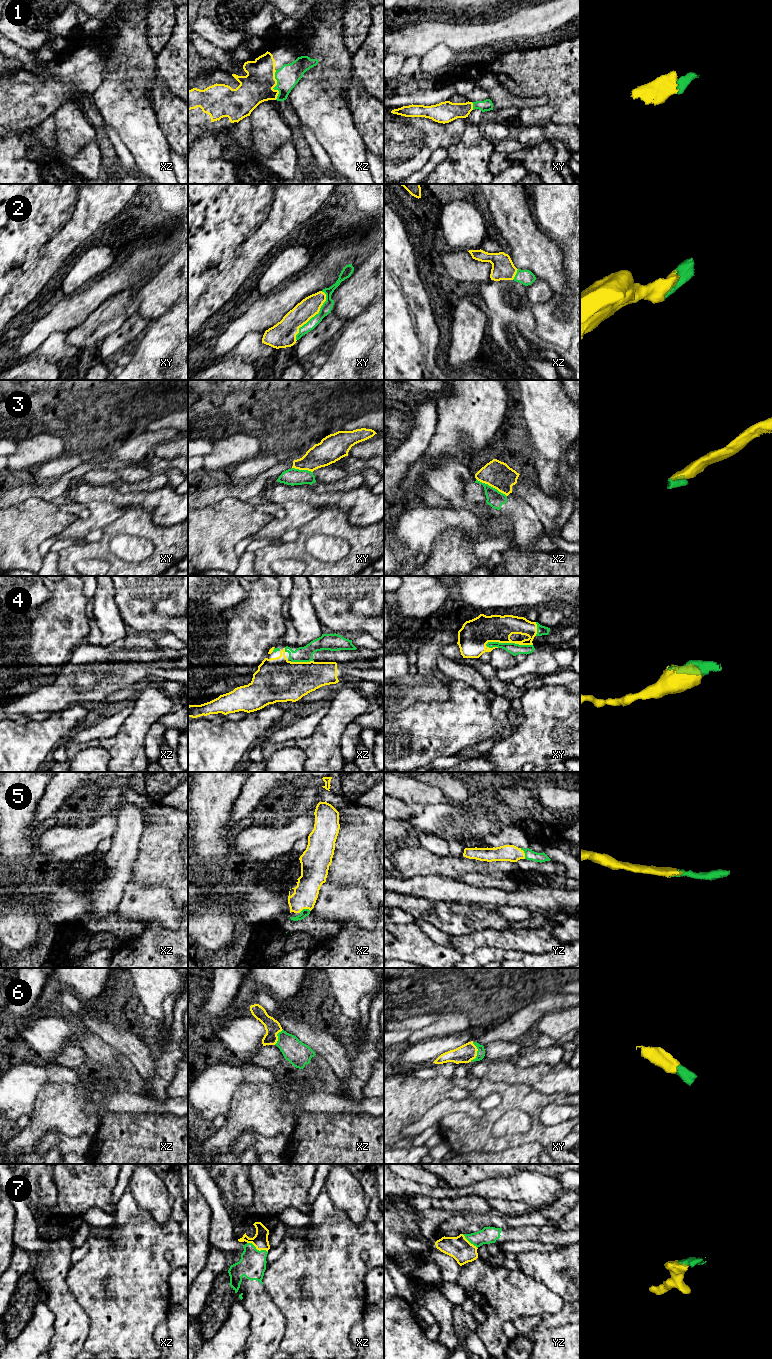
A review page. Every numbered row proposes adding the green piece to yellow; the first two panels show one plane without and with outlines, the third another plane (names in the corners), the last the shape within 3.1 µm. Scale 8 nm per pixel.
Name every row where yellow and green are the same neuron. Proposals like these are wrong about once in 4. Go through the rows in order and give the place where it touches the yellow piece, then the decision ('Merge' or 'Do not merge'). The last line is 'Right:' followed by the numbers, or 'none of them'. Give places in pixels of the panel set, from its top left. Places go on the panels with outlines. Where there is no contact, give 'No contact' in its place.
1: Touches yellow at xz (275, 85). Merge
2: Touches yellow at xy (313, 316). Merge
3: Touches yellow at xz (491, 486). Do not merge
4: Touches yellow at xy (509, 642). Merge
5: Touches yellow at yz (524, 853). Merge
6: Touches yellow at xy (476, 1052). Merge
7: Touches yellow at xz (257, 1249). Merge
Right: 1, 2, 4, 5, 6, 7

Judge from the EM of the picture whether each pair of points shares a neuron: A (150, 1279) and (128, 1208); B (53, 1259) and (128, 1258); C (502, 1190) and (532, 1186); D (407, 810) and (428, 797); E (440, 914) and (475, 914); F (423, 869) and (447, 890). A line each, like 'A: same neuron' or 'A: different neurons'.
A: different neurons
B: different neurons
C: same neuron
D: different neurons
E: same neuron
F: different neurons

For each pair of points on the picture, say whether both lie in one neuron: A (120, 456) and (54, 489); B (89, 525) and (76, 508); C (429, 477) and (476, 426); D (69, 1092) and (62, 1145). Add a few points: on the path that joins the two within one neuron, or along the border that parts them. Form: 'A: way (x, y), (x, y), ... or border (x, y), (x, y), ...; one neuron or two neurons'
A: way (104, 464), (87, 466), (76, 475), (70, 477); one neuron
B: border (88, 506), (88, 513), (77, 518); two neurons
C: border (464, 462), (441, 459), (426, 472); two neurons
D: border (87, 1134), (66, 1136), (47, 1132), (40, 1140); two neurons

